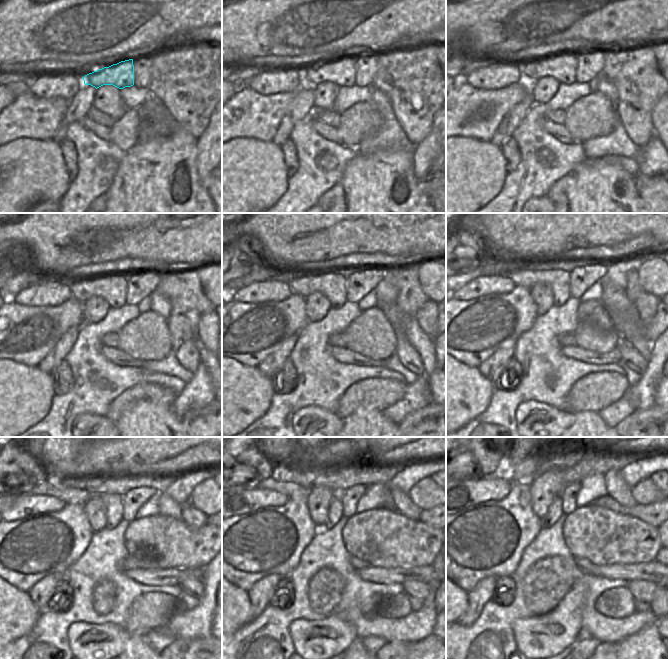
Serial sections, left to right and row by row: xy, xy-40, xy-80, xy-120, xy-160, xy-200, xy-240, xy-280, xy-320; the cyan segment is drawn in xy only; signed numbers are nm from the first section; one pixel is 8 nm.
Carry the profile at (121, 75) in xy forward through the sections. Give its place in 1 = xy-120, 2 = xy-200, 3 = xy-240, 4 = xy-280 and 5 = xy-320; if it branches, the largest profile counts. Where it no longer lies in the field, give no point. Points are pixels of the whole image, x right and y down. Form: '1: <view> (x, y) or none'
1: xy-120 (112, 288)
2: xy-200 (559, 281)
3: xy-240 (113, 503)
4: xy-280 (335, 509)
5: xy-320 (554, 513)

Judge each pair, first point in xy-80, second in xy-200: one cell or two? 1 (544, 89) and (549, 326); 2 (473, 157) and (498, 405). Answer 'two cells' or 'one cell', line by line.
1: two cells
2: two cells

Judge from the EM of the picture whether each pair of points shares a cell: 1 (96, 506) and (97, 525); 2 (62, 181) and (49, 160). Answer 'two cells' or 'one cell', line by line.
1: one cell
2: one cell

